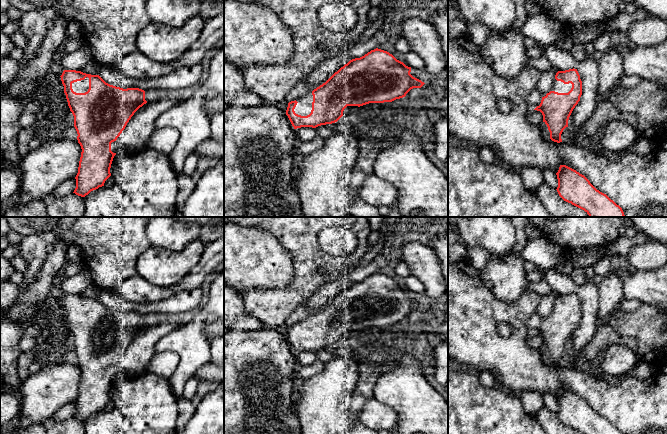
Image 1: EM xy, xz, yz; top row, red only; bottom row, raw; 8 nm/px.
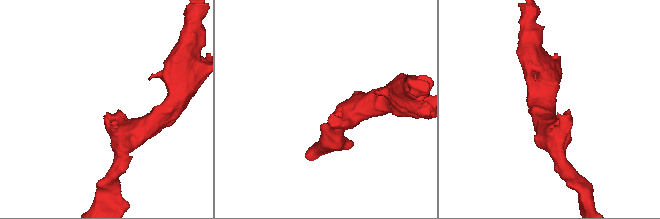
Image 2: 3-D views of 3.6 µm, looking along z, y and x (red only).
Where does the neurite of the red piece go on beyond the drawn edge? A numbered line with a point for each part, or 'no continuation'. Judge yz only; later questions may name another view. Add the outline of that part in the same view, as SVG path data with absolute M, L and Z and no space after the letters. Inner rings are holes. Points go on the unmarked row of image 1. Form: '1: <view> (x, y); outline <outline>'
1: yz (560, 311); outline M554 303L554 309L552 311L552 315L558 316L558 317L568 317L572 312L572 308L564 308L561 305L557 305Z

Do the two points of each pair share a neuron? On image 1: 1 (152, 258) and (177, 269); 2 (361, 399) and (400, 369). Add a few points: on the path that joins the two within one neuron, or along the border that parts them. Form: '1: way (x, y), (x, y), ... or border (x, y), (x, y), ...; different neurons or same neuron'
1: way (158, 264), (163, 268), (171, 268); same neuron
2: border (382, 368), (374, 387), (373, 397); different neurons

